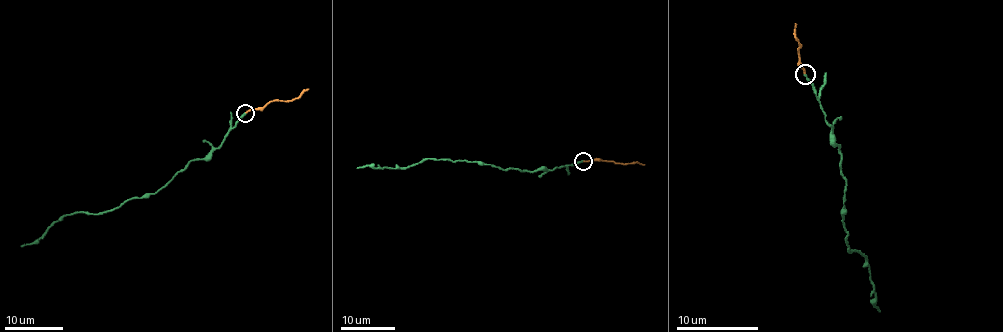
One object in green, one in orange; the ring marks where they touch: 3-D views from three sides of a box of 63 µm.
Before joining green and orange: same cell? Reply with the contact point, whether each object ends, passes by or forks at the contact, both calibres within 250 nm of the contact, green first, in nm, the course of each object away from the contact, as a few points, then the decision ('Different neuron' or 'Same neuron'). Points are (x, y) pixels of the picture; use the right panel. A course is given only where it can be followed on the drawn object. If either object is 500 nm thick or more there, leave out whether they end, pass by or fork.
Place: (805, 74). At the ring green ends. At the ring orange ends. Thickness 220 nm (green) against 200 nm. Course of green: (805, 74), (840, 148), (847, 187), (842, 223), (848, 233), (847, 249), (865, 258), (880, 310). Course of orange: (805, 74), (801, 65), (795, 23). Different neuron

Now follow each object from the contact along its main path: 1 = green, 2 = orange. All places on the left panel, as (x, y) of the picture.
1: (245, 113), (219, 146), (203, 159), (192, 159), (154, 193), (98, 213), (63, 214), (40, 237), (20, 245)
2: (245, 113), (262, 109), (272, 100), (297, 99), (309, 88)

